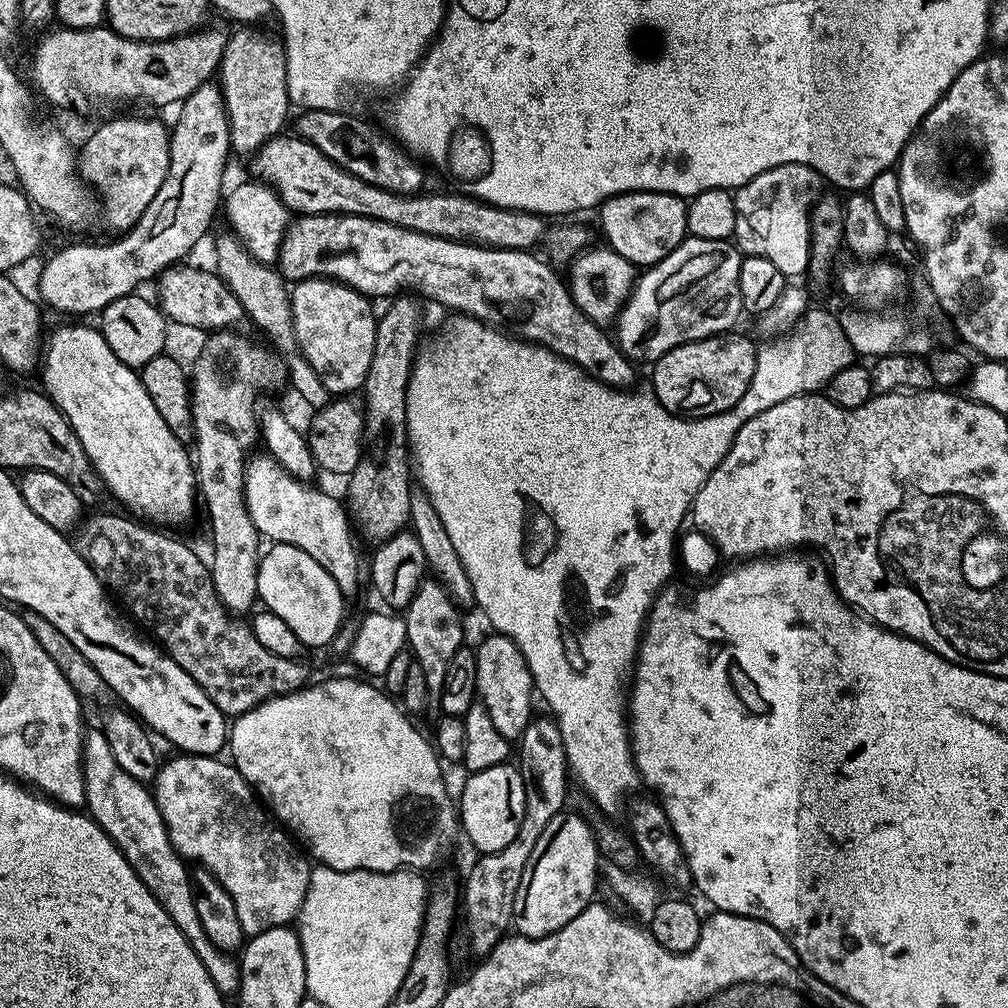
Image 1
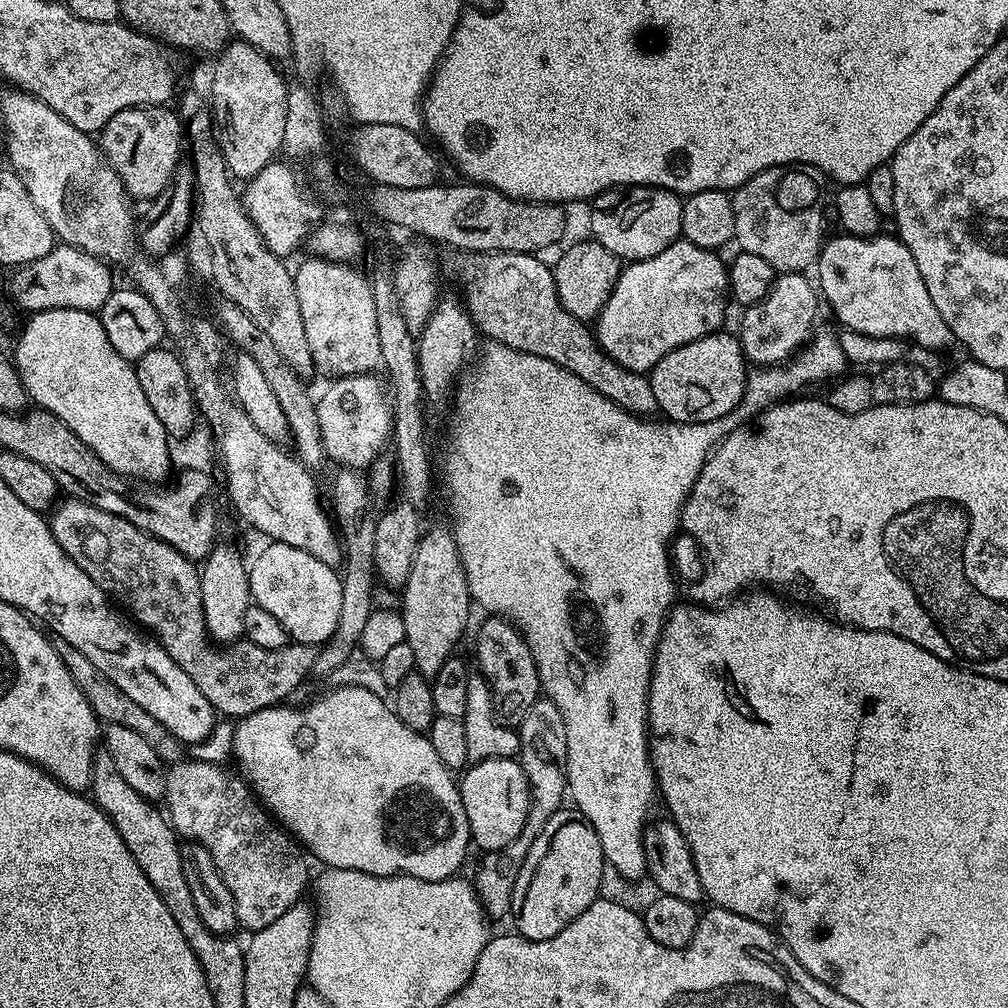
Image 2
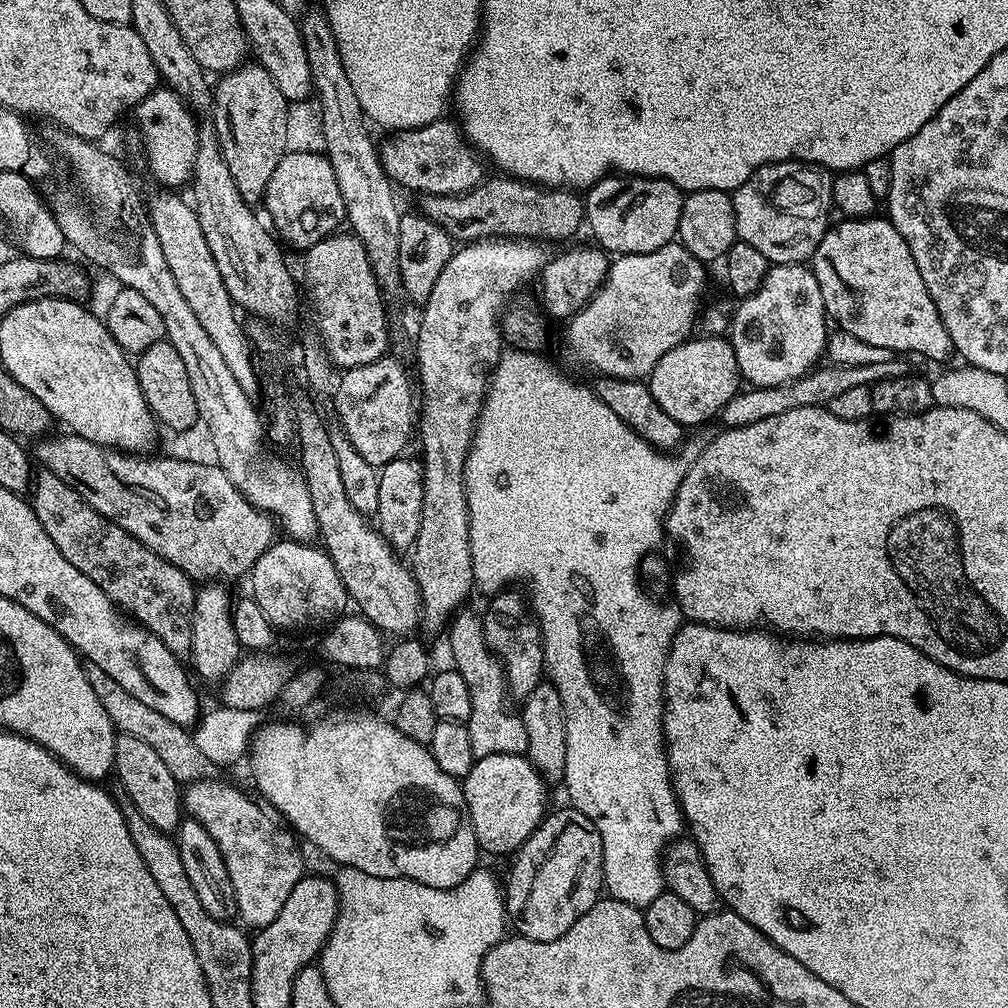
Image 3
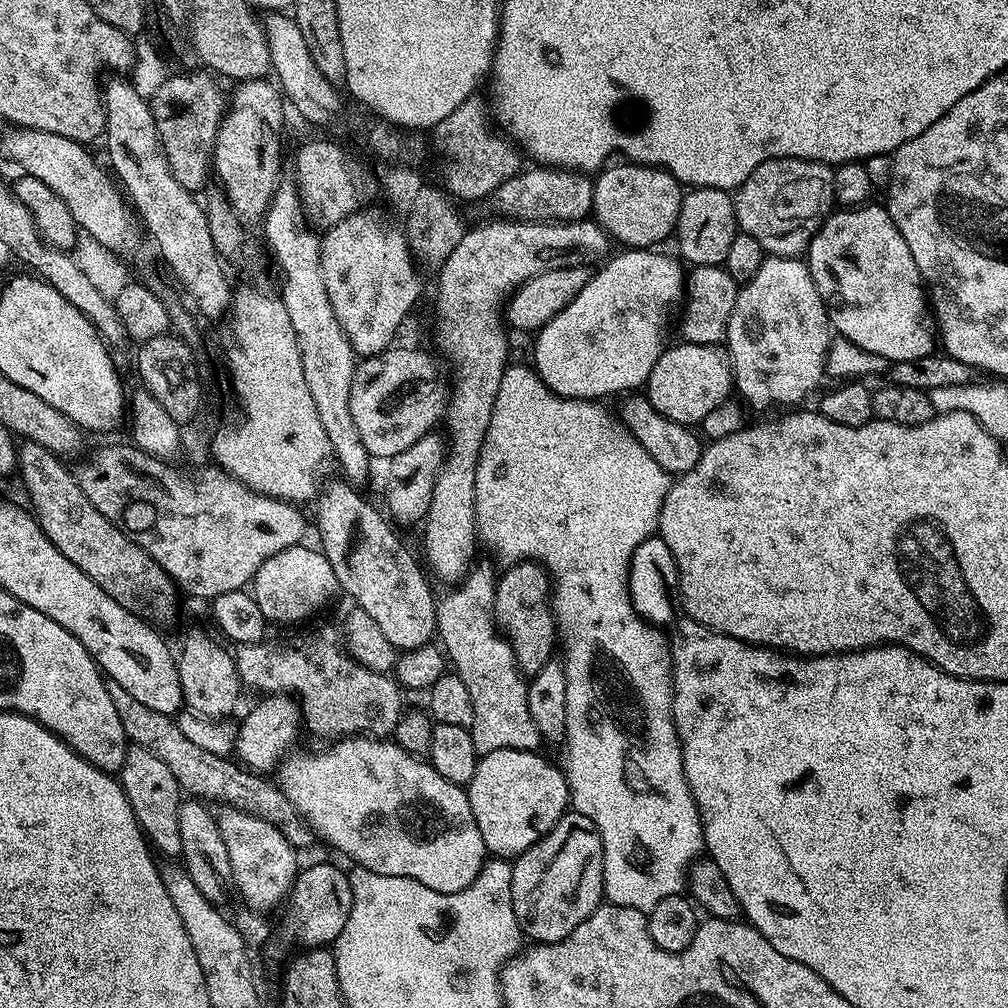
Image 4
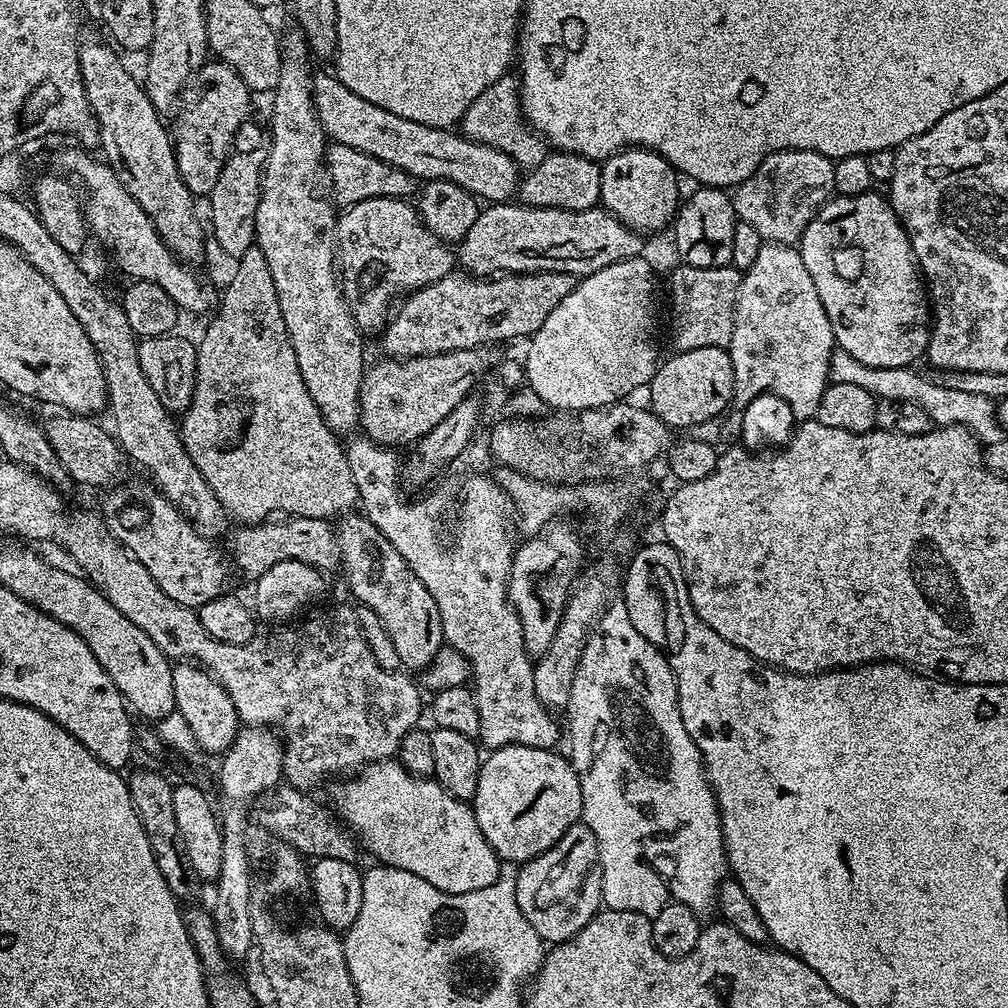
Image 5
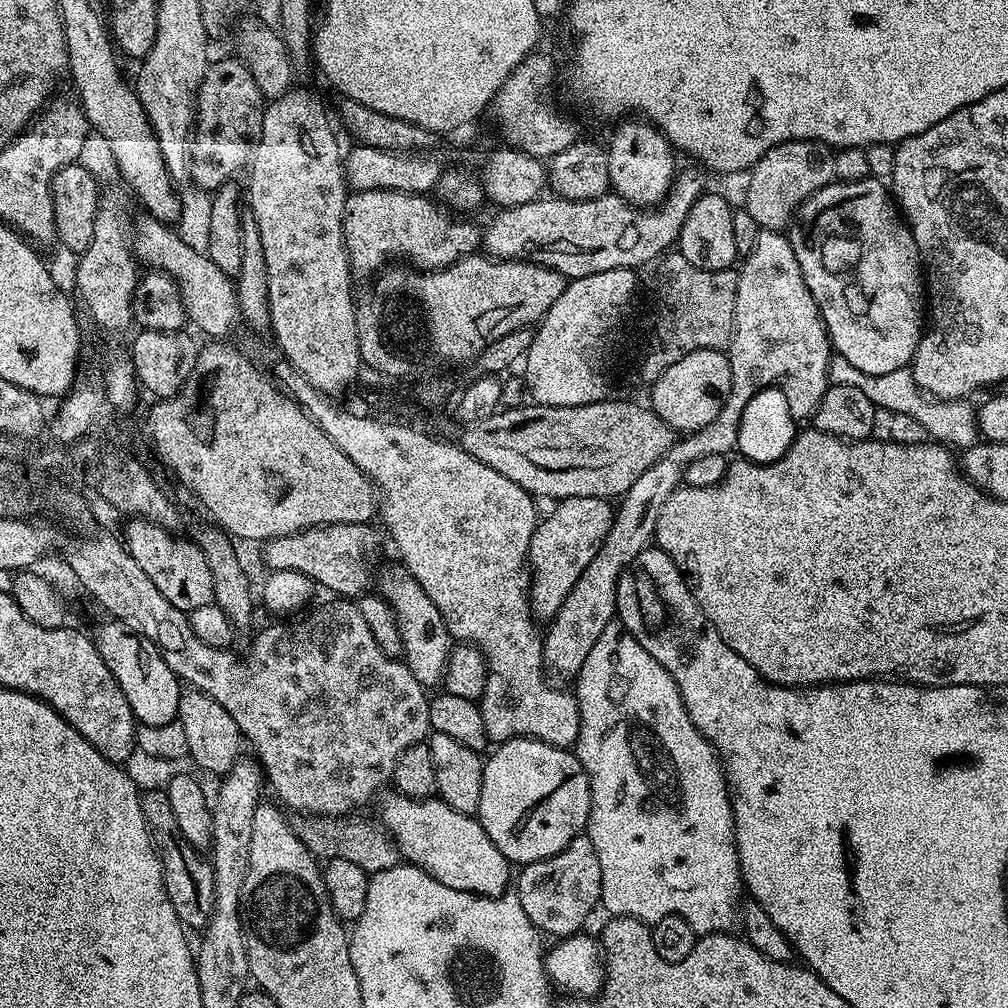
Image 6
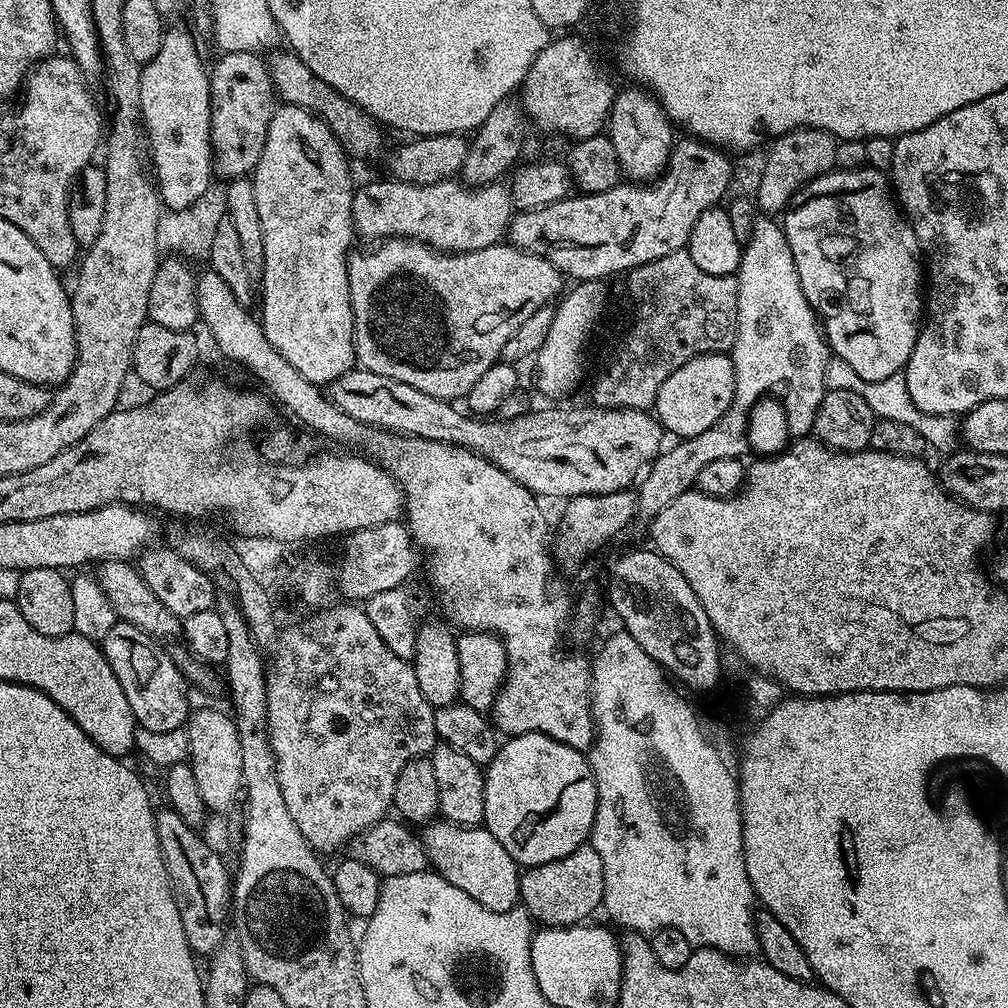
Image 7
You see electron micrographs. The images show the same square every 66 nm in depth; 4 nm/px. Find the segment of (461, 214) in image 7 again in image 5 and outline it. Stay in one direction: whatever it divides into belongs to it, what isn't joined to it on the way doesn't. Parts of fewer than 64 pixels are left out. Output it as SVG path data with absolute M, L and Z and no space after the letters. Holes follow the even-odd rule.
M398 196L366 198L357 204L347 205L336 222L336 259L340 287L344 289L344 299L348 301L357 326L365 333L379 333L389 319L392 300L399 301L417 288L424 288L453 272L458 264L458 256L448 248L451 247L423 224L419 212L407 199Z

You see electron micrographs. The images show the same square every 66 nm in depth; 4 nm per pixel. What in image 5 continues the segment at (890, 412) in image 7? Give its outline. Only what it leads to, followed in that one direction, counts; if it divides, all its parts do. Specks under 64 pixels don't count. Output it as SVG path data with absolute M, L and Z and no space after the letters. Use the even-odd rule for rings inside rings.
M839 346L832 349L832 357L828 363L828 378L833 384L851 382L853 386L862 386L862 390L870 390L872 396L882 400L895 400L922 406L922 410L930 414L933 425L957 424L968 428L981 445L987 446L1005 439L1006 430L1000 425L1000 419L996 417L996 404L984 404L984 400L980 400L983 391L974 390L972 395L964 396L968 390L964 386L947 388L944 384L932 384L929 388L919 388L920 380L912 370L866 366L858 362L858 358L846 354L846 350L842 350Z

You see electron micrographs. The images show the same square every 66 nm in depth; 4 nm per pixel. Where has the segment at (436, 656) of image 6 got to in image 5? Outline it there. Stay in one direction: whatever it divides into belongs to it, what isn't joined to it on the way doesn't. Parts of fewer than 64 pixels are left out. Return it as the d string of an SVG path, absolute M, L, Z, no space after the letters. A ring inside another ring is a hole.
M344 514L339 517L335 525L336 540L340 544L340 558L342 561L342 573L348 579L348 588L357 605L374 610L390 634L390 642L398 652L398 658L405 669L416 668L422 670L438 654L440 648L445 647L444 635L442 634L442 617L438 615L438 606L434 598L430 598L430 590L422 586L418 574L410 570L410 566L390 546L390 542L379 530L370 523L368 517L363 514Z

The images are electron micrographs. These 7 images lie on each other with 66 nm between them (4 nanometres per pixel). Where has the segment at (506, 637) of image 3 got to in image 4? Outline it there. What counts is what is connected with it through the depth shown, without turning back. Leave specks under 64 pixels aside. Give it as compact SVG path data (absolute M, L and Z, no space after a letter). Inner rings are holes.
M521 562L503 570L496 582L494 615L514 650L516 665L530 678L554 659L552 651L558 648L558 629L550 603L550 577L544 565L535 562Z

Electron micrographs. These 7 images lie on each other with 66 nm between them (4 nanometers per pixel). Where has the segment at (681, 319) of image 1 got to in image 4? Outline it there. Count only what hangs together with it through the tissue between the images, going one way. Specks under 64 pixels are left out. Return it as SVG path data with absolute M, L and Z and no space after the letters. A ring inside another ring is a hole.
M620 250L614 256L589 275L574 302L567 304L535 333L536 349L532 352L531 363L545 386L559 396L600 402L605 399L603 396L635 393L647 385L654 362L658 362L669 343L672 311L681 307L686 296L685 265L675 255L663 256L660 250Z

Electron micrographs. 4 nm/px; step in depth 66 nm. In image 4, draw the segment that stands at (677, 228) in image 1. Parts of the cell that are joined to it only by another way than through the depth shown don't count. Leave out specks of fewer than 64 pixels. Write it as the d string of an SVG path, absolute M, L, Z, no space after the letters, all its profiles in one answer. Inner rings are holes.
M616 163L605 167L595 177L592 185L592 216L620 246L627 246L632 250L648 250L653 246L660 246L667 236L669 239L676 231L678 214L684 201L680 181L667 170L651 168L649 164Z

